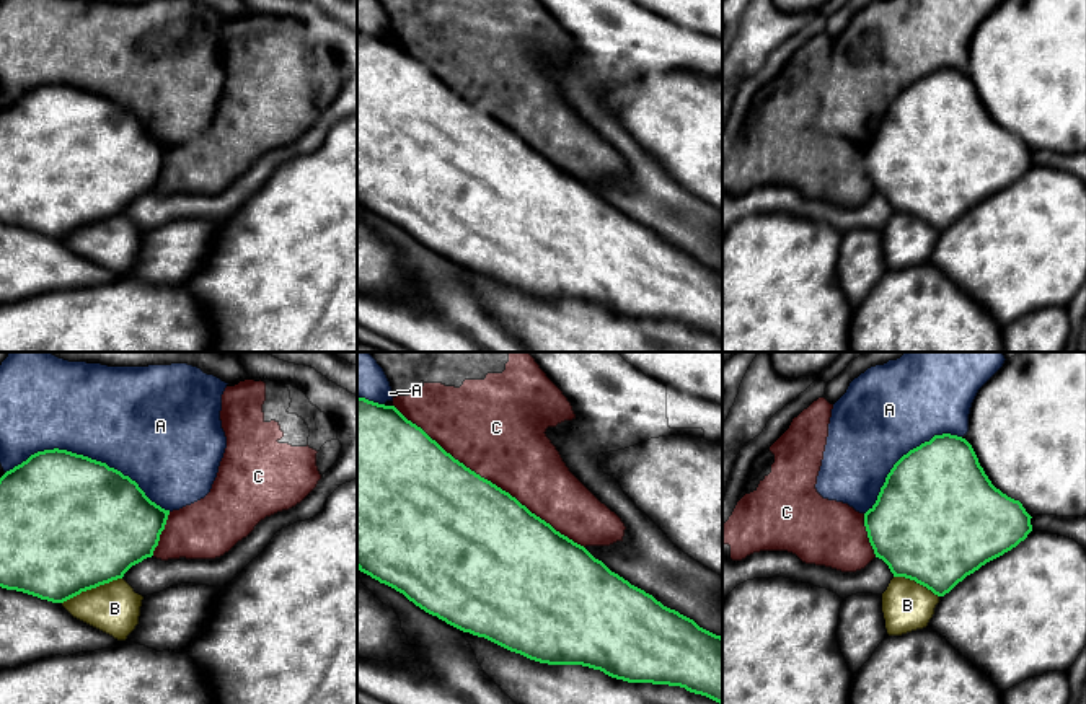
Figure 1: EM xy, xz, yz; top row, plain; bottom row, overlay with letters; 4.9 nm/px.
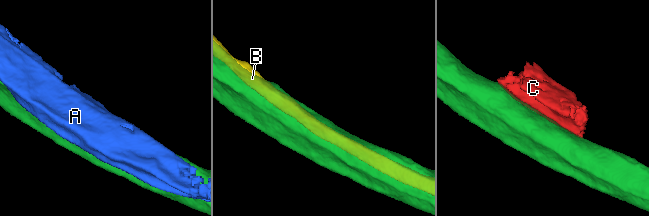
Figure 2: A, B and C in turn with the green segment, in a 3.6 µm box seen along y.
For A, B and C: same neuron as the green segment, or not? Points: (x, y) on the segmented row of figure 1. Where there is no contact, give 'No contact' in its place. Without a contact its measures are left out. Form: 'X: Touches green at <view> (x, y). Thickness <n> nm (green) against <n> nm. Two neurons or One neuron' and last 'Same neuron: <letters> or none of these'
A: Touches green at xy (87, 457). Thickness 500 nm (green) against 480 nm. Two neurons
B: Touches green at xy (92, 587). Thickness 500 nm (green) against 260 nm. Two neurons
C: Touches green at xz (490, 481). Thickness 500 nm (green) against 460 nm. Two neurons
Same neuron: none of these

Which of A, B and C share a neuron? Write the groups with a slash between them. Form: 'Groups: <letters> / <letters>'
Groups: A / B / C

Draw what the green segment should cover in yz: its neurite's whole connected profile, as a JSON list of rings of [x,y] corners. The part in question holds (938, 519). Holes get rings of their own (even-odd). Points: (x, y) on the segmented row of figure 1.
[[[943,433],[910,450],[894,464],[876,504],[864,513],[864,526],[876,557],[889,565],[894,577],[915,580],[944,596],[967,575],[1024,541],[1032,531],[1031,518],[1019,500],[991,484],[965,438]]]

